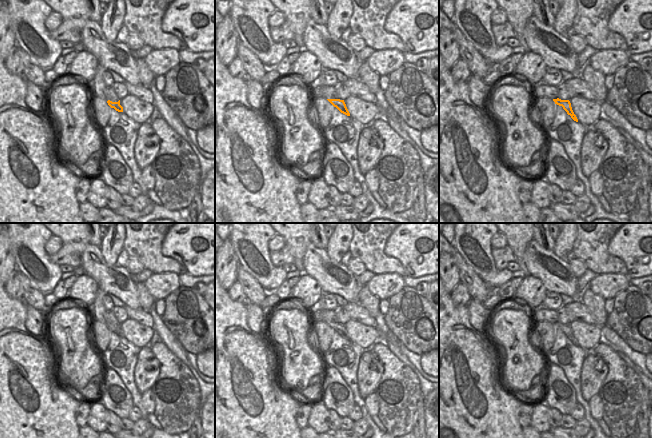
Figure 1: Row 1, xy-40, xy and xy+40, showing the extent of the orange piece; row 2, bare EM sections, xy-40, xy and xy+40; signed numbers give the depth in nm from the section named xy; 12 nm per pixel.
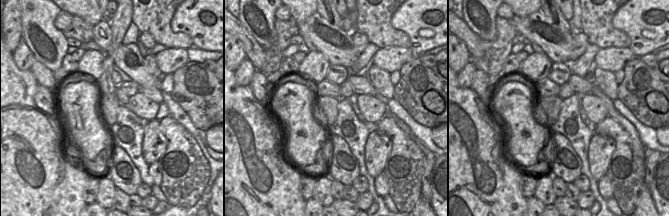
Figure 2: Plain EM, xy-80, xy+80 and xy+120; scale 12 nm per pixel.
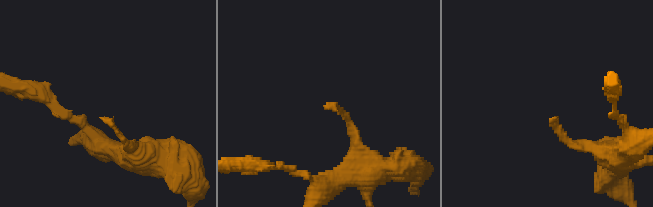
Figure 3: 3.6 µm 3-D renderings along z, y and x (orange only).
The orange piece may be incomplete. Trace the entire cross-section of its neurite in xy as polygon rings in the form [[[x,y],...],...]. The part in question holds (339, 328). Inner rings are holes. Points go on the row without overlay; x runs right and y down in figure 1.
[[[327,323],[334,331],[336,331],[341,337],[350,340],[350,337],[346,331],[344,324],[340,323]]]

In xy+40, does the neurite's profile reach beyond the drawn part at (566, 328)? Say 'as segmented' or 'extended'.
as segmented

